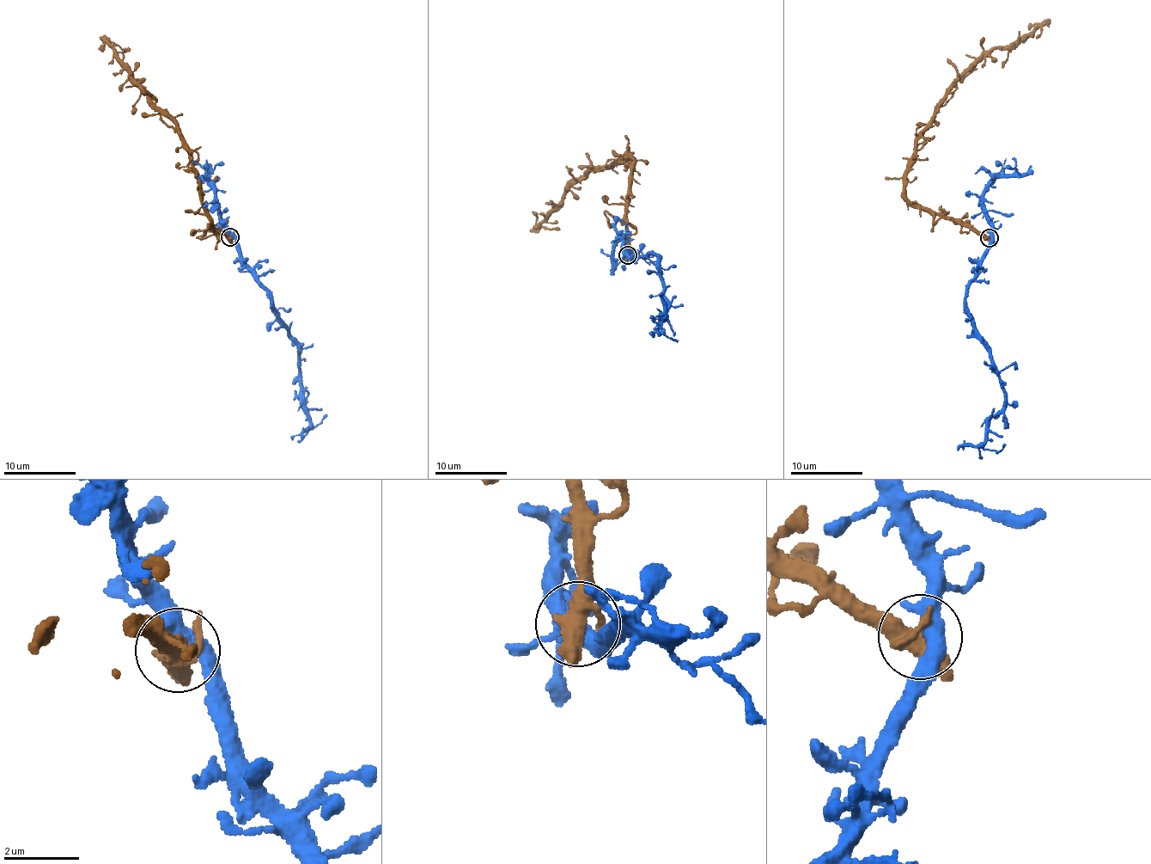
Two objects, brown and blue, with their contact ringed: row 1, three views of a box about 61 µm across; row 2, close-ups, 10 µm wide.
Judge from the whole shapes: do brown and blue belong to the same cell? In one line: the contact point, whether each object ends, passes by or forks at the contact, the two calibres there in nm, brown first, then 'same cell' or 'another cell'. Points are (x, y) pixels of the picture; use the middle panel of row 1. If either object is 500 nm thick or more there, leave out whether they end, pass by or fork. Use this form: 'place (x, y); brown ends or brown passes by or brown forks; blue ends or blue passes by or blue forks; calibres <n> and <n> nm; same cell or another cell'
place (627, 254); brown forks; blue forks; calibres 400 and 360 nm; same cell

